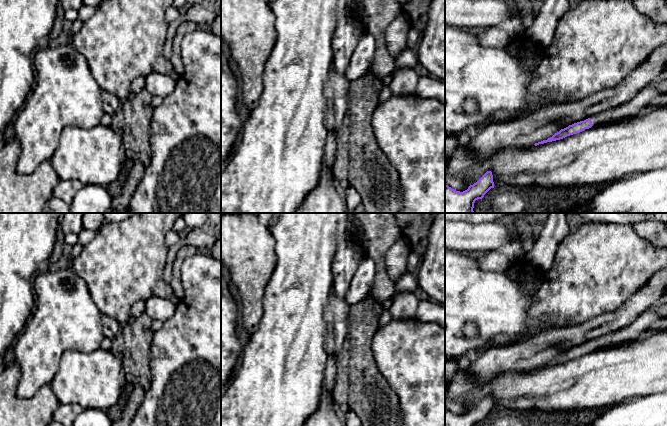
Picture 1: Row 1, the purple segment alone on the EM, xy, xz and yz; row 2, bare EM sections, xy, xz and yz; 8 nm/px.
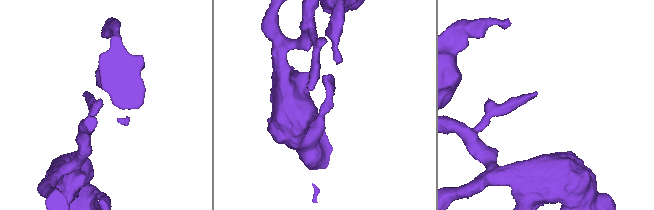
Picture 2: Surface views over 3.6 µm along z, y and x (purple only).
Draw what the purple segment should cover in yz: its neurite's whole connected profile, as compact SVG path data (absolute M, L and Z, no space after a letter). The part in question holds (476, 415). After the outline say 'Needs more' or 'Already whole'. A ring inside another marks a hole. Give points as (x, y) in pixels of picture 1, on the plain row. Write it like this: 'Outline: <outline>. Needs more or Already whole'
Outline: M487 395L463 416L456 415L445 408L445 426L475 426L482 423L491 412L494 412L493 399L491 395Z. Already whole

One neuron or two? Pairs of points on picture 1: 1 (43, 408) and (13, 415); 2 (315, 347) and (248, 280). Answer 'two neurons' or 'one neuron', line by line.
1: one neuron
2: two neurons

